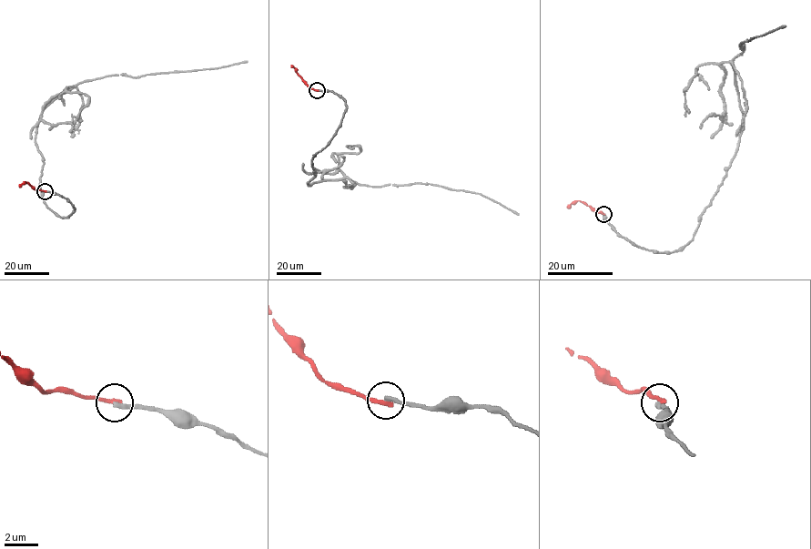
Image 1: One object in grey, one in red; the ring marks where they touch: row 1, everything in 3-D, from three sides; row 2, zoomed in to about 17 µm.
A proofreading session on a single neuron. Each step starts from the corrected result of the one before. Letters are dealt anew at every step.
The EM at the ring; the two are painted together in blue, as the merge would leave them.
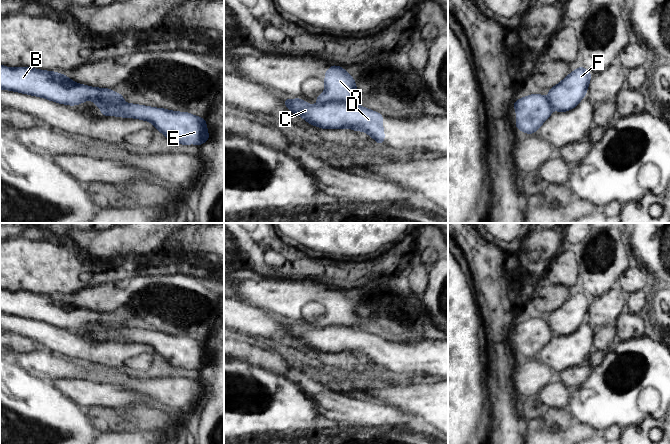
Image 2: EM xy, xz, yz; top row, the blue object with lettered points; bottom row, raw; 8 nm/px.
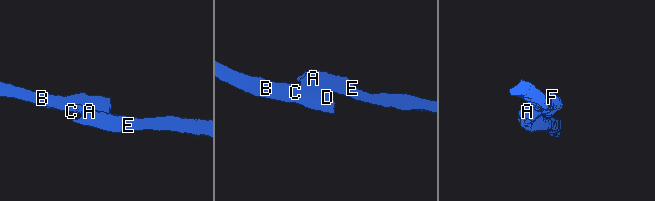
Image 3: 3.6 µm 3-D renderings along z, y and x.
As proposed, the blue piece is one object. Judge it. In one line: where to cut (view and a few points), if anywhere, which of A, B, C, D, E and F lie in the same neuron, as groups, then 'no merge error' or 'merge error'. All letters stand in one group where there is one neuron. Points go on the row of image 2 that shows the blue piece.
cut xy (93, 98), (106, 103), (123, 102); groups A E / B C D F; merge error

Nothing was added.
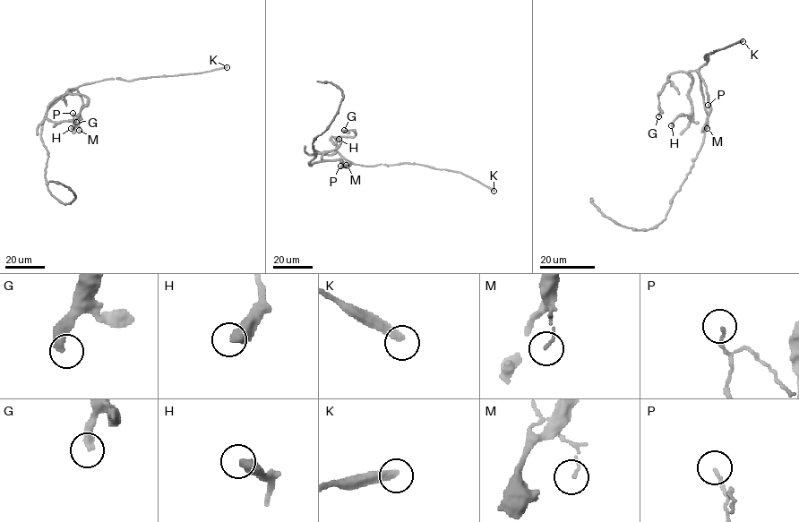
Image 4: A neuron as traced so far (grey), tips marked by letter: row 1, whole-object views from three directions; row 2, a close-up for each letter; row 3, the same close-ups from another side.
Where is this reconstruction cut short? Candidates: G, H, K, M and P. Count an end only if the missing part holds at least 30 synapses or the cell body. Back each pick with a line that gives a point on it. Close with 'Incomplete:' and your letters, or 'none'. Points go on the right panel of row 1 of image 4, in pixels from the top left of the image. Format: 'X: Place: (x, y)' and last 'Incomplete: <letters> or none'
K: Place: (743, 41)
Incomplete: K

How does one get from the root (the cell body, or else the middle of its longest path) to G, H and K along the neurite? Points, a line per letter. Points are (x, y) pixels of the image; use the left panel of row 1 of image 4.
G: (52, 106), (73, 89), (69, 89), (72, 94), (84, 95), (88, 102), (76, 122)
H: (52, 106), (73, 89), (57, 97), (47, 113), (47, 117), (55, 122), (71, 121), (73, 124), (71, 128)
K: (52, 106), (88, 83), (111, 79), (132, 81), (197, 73), (227, 67)

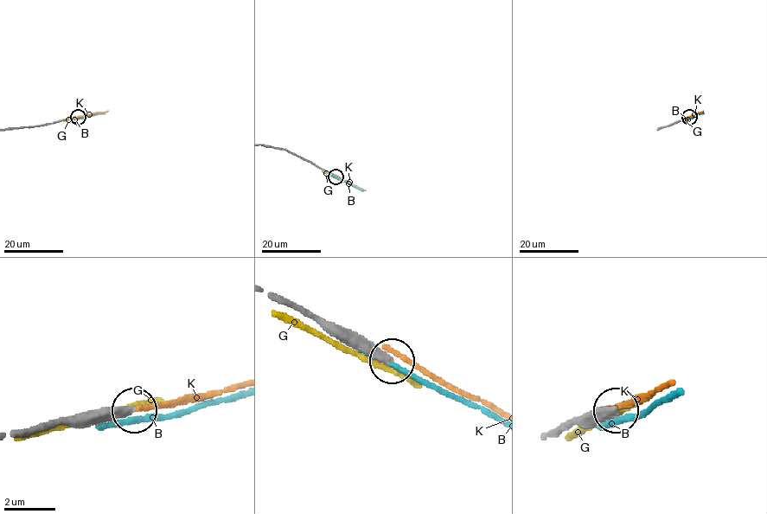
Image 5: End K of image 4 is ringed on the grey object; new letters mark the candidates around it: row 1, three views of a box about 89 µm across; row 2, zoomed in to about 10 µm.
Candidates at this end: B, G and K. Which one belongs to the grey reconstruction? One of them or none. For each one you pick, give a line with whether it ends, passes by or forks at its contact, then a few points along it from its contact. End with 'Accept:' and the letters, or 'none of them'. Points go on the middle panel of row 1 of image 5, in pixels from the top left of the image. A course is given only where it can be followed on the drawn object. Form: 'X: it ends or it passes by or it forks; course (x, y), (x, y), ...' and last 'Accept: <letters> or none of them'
Accept: none of them

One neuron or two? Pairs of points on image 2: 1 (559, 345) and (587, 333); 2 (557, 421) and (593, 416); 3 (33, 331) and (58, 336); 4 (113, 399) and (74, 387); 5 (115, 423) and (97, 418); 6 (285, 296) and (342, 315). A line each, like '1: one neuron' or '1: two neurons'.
1: one neuron
2: two neurons
3: one neuron
4: one neuron
5: one neuron
6: one neuron

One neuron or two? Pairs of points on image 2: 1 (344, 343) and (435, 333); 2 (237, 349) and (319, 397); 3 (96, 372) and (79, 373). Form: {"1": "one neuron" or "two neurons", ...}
{"1": "two neurons", "2": "one neuron", "3": "two neurons"}

